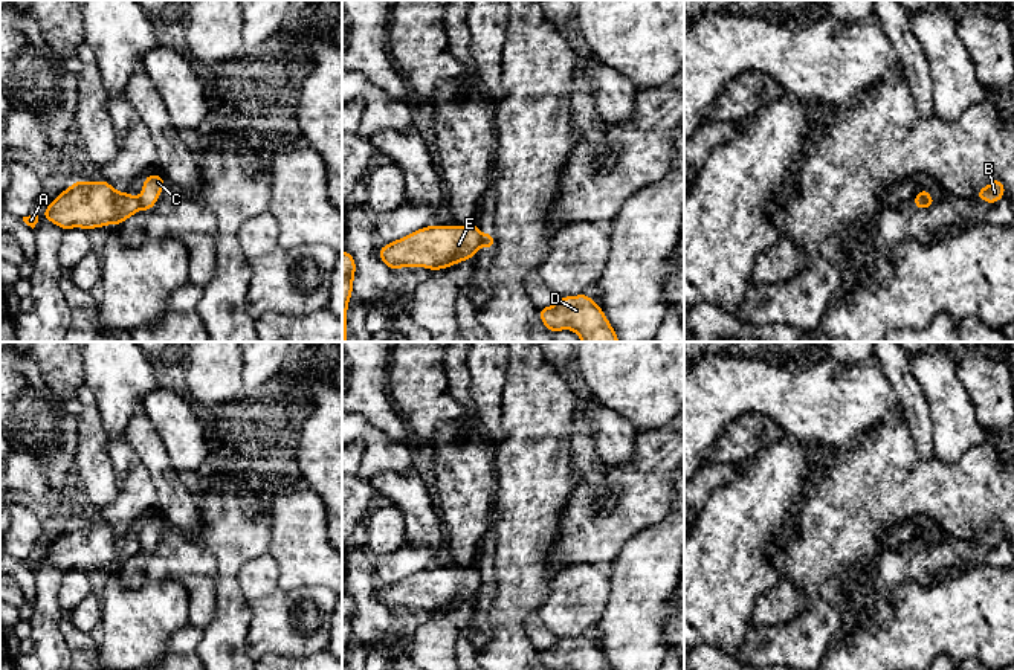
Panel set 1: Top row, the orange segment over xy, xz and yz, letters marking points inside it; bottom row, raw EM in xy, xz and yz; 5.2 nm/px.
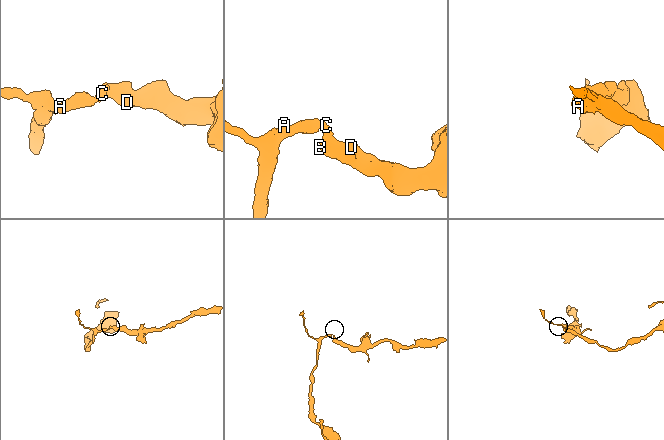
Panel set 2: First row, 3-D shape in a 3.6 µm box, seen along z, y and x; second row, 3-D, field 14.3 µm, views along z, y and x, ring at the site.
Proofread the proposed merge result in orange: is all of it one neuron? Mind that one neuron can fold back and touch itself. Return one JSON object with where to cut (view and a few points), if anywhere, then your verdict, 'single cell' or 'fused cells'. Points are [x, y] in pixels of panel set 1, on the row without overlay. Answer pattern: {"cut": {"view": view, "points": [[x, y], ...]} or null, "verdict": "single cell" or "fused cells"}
{"cut": {"view": "xy", "points": [[139, 542], [141, 550]]}, "verdict": "fused cells"}

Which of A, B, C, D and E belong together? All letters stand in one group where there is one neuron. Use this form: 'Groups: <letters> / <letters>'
Groups: A E / B C D

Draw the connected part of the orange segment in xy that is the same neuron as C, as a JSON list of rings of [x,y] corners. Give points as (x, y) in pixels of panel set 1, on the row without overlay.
[[[157,516],[145,517],[145,523],[140,533],[140,551],[151,552],[159,542],[160,534],[165,530],[165,520]]]

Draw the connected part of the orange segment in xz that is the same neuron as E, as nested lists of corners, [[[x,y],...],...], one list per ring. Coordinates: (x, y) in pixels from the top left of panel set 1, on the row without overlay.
[[[476,565],[469,568],[425,568],[400,581],[379,589],[379,600],[391,614],[400,609],[443,612],[473,601],[483,588]]]

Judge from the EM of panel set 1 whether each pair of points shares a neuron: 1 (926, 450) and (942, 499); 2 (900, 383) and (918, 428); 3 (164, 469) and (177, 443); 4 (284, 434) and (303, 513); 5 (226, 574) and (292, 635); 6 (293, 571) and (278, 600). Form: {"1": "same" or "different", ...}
{"1": "different", "2": "same", "3": "different", "4": "different", "5": "different", "6": "different"}

